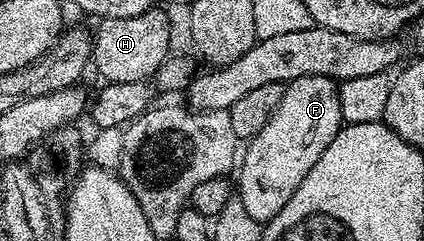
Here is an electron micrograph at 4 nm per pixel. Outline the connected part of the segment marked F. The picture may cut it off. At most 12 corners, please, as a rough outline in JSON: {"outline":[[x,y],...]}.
{"outline":[[331,77],[287,82],[238,199],[274,219],[344,124]]}

